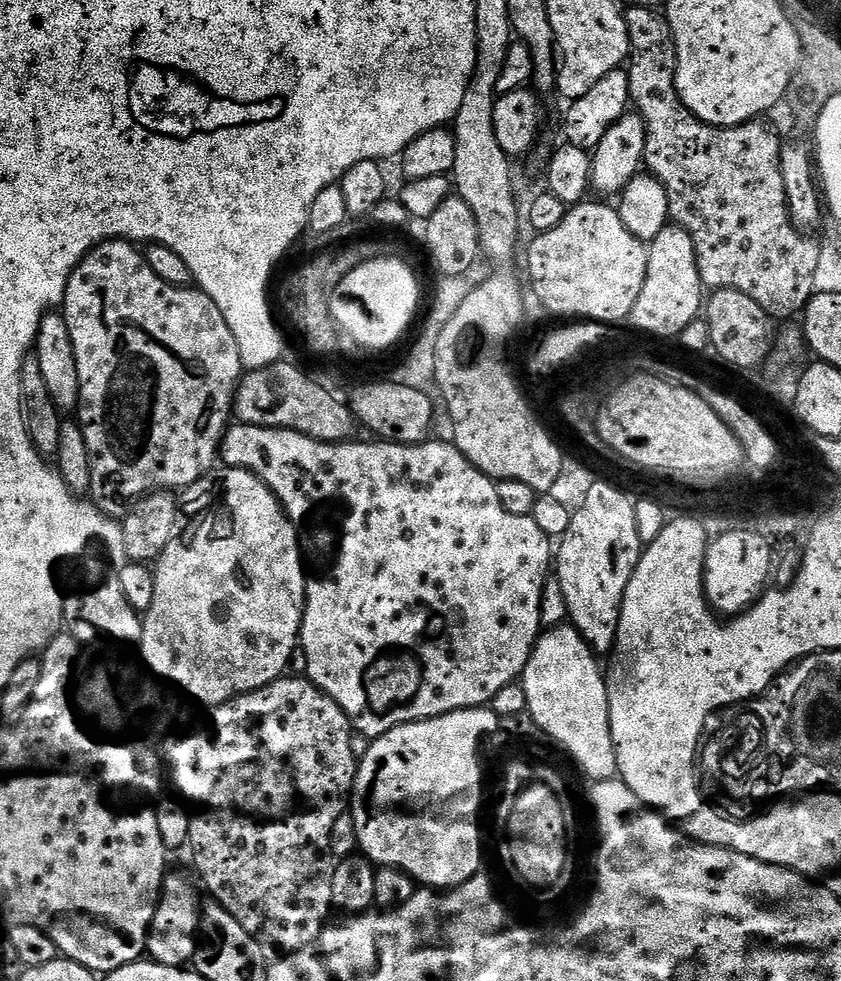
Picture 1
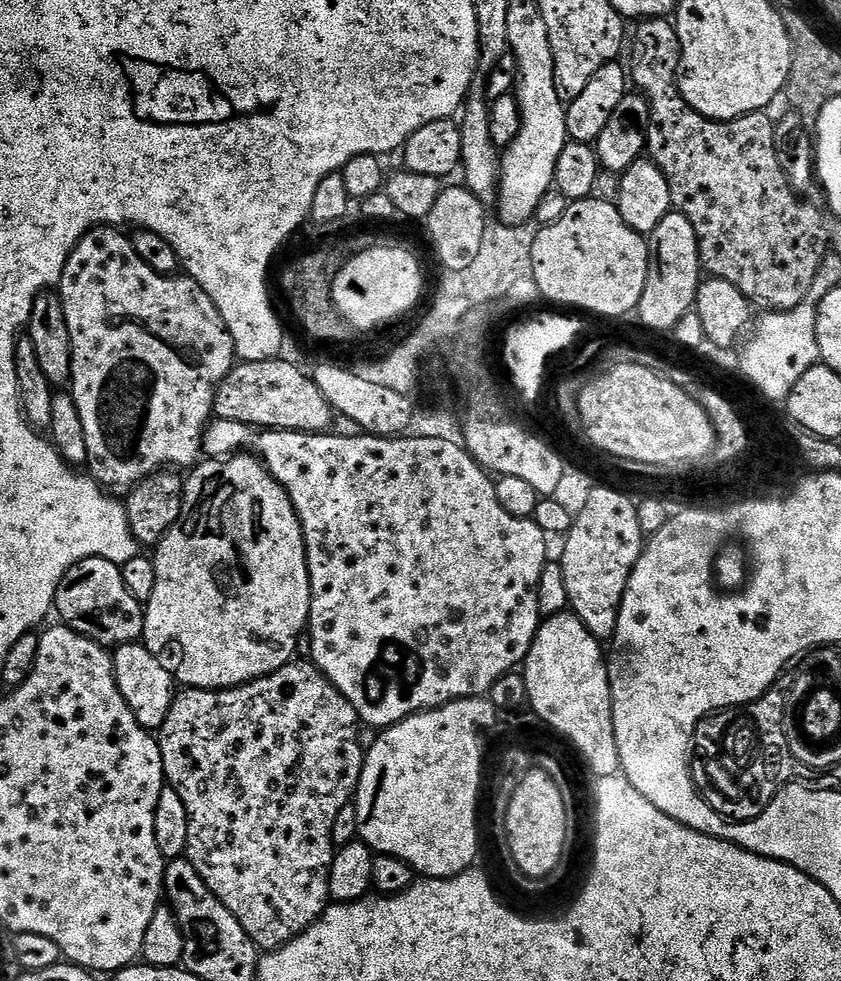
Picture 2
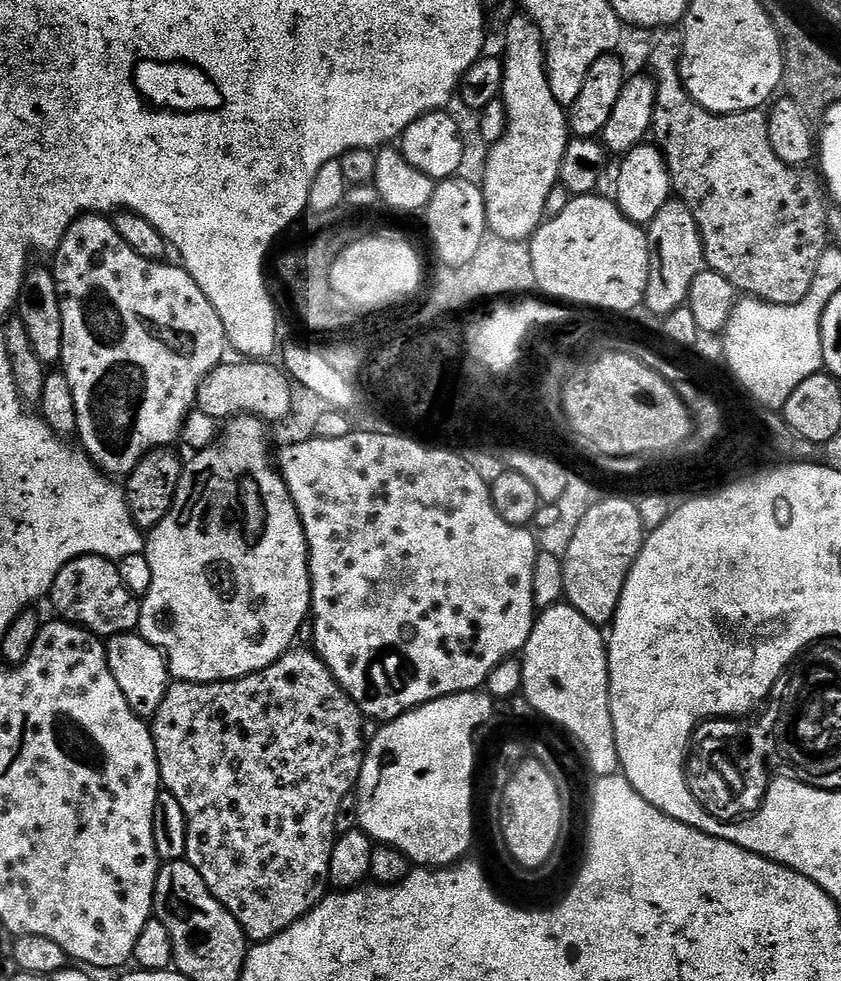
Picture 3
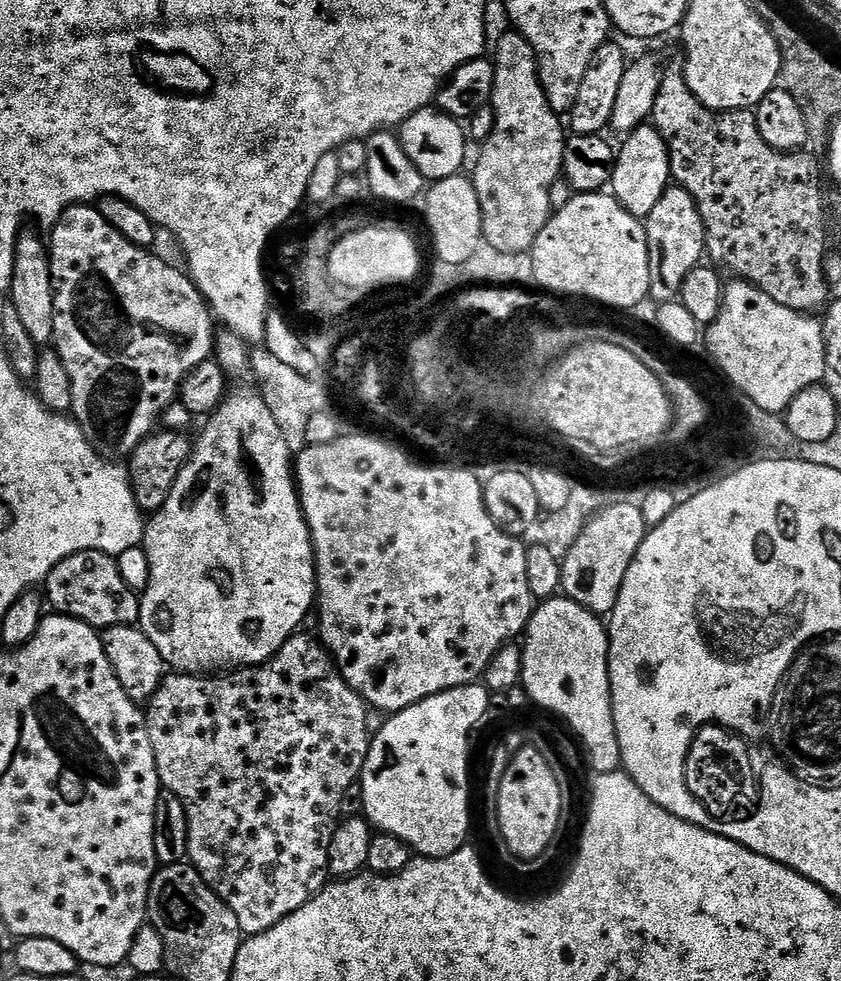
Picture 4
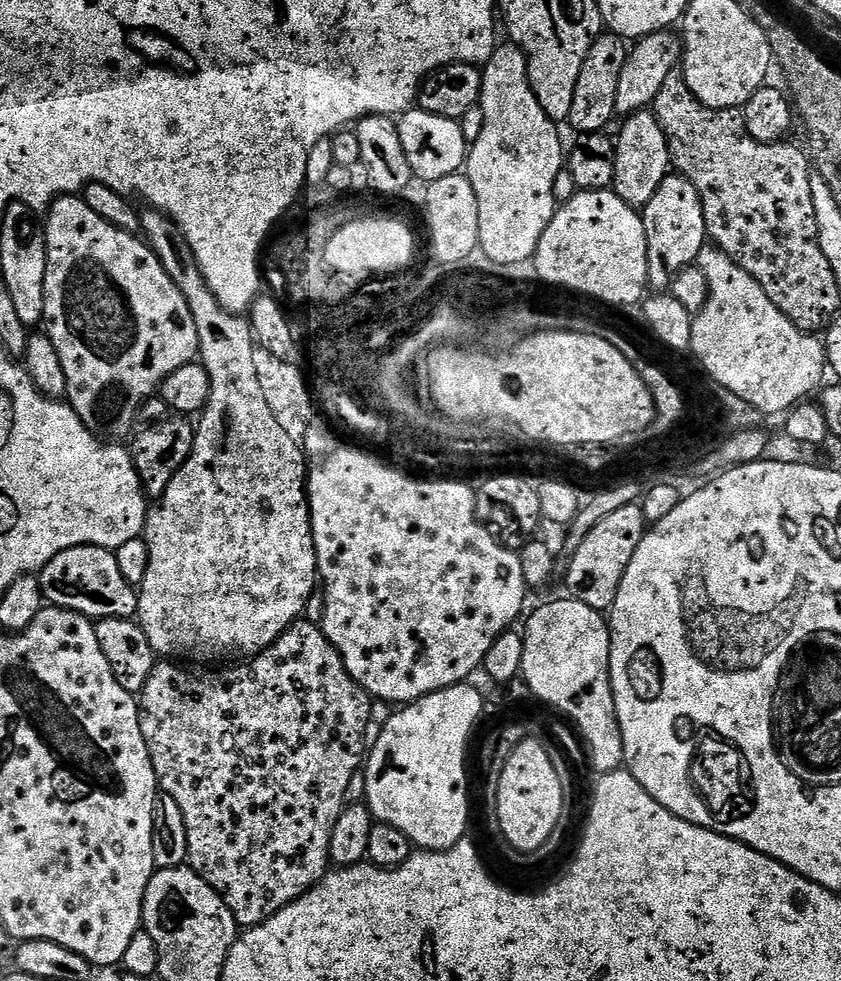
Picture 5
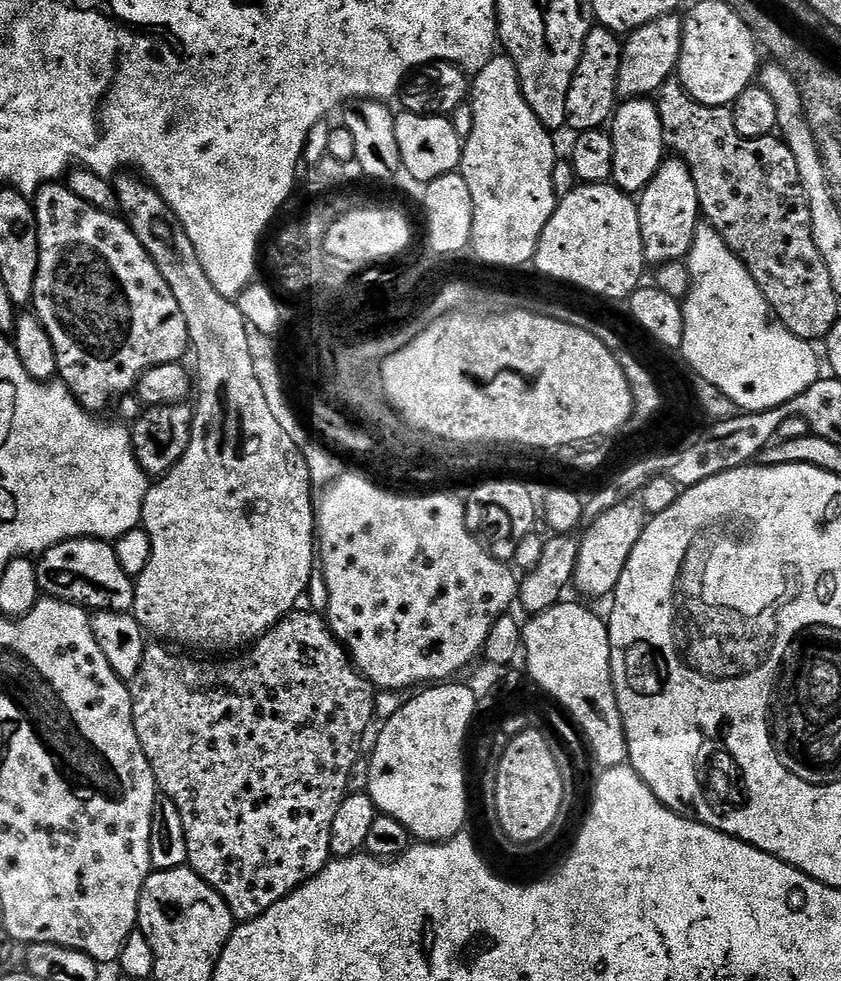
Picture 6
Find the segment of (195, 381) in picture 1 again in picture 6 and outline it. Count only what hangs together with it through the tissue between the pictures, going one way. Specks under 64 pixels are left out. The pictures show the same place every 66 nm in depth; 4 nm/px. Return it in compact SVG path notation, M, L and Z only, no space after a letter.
M60 182L41 185L40 191L34 197L34 207L40 253L38 254L38 274L34 278L31 307L34 309L35 316L42 322L42 326L46 326L46 334L50 334L50 342L54 342L54 350L58 354L59 379L72 391L72 397L87 412L100 414L100 411L108 403L111 405L117 398L129 395L135 389L137 382L140 381L140 375L143 372L154 366L177 363L181 359L180 355L189 351L190 341L186 330L186 318L182 315L182 306L178 306L178 298L174 298L166 278L162 278L162 274L158 274L158 266L154 266L150 254L128 228L125 219L110 212L94 210L94 206L82 202L82 198L78 198L78 194L74 194Z

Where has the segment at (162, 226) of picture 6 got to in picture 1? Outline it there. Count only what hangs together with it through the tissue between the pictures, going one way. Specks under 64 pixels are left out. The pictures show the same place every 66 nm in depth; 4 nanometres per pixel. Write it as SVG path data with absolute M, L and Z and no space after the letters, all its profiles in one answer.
M217 466L207 472L198 482L194 482L182 492L185 517L191 518L184 525L184 533L162 553L155 561L154 571L154 602L143 617L142 638L138 645L140 656L145 660L147 669L153 675L160 677L169 685L181 688L188 696L193 696L200 706L221 704L233 700L247 692L258 690L270 682L280 679L289 671L288 663L292 655L297 655L300 643L300 627L304 621L304 595L308 592L306 579L306 556L302 551L302 536L297 525L284 512L284 507L278 502L274 493L265 486L255 472L247 468L229 468Z

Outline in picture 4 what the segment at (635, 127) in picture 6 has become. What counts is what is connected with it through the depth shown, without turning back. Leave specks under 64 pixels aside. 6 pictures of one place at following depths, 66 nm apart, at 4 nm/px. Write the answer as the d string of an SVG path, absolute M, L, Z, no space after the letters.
M649 123L627 133L623 140L625 141L622 146L619 145L617 151L610 190L628 213L644 220L647 219L650 211L654 210L655 203L672 180L668 146L660 132Z

